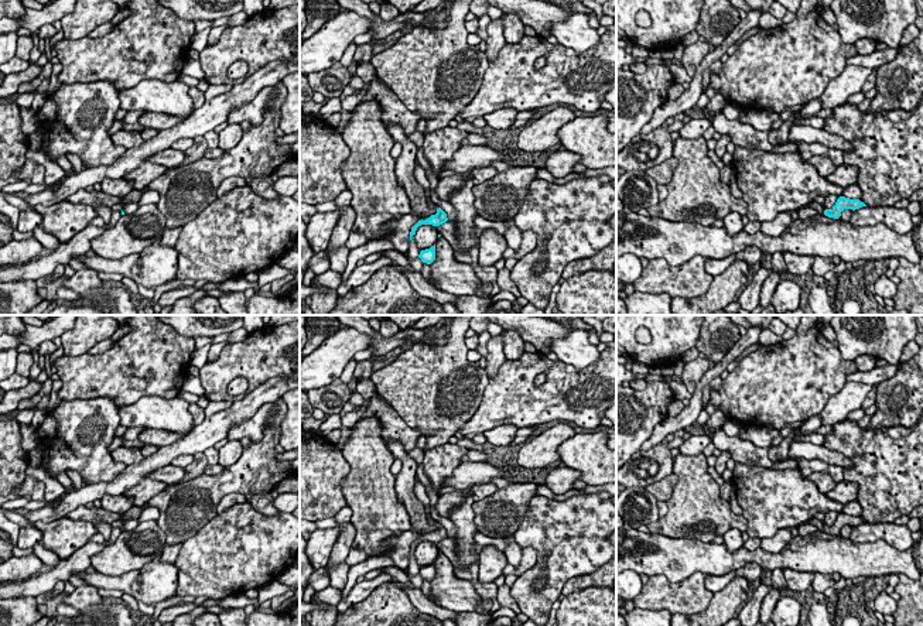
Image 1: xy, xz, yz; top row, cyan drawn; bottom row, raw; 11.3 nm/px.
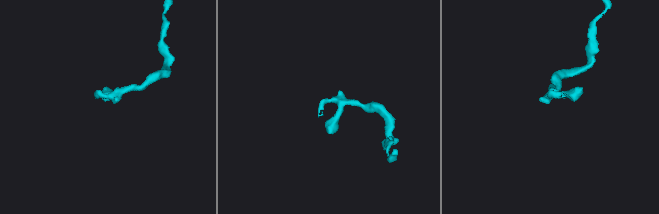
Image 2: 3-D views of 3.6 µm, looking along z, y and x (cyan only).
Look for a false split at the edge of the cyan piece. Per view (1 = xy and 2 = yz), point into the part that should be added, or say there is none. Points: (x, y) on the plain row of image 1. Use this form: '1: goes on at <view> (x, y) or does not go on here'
1: does not go on here
2: does not go on here

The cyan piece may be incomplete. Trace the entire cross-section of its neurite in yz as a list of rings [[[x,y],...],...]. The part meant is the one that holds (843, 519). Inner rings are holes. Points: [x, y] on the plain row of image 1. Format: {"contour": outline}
{"contour": [[[840,513],[831,526],[824,527],[824,531],[828,534],[838,536],[844,526],[855,527],[855,526],[859,526],[862,523],[866,523],[866,521],[864,519],[861,519],[859,516],[849,516],[845,513]]]}

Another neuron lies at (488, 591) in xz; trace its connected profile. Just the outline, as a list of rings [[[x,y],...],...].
[[[447,537],[445,540],[435,543],[435,545],[437,545],[438,551],[441,551],[442,554],[445,554],[448,557],[448,560],[454,565],[455,575],[461,579],[471,581],[475,586],[475,591],[483,599],[488,599],[492,602],[490,612],[500,609],[500,605],[496,599],[499,586],[495,582],[493,584],[481,584],[478,581],[478,555],[479,555],[478,550],[475,553],[475,561],[468,568],[459,569],[458,568],[457,544],[455,544],[454,538]]]

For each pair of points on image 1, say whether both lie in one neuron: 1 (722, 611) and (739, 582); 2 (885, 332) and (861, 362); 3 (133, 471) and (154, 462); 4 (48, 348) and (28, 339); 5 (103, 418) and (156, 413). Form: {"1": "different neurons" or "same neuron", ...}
{"1": "same neuron", "2": "different neurons", "3": "same neuron", "4": "different neurons", "5": "different neurons"}

